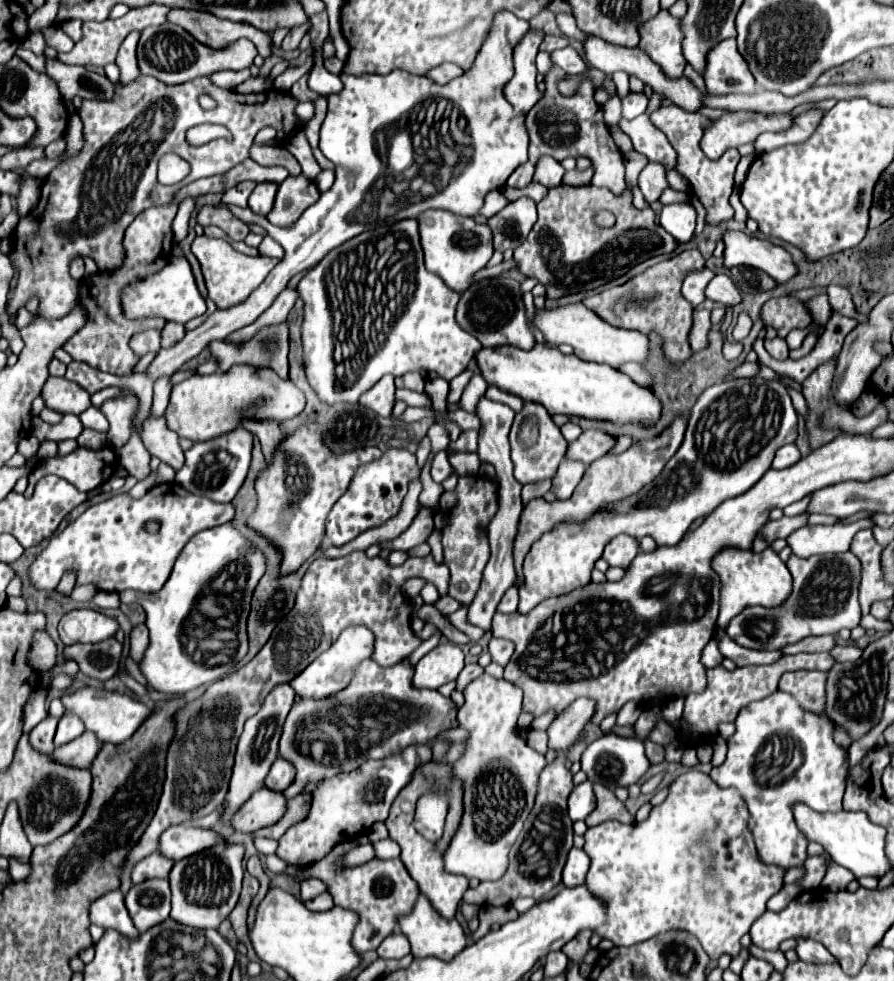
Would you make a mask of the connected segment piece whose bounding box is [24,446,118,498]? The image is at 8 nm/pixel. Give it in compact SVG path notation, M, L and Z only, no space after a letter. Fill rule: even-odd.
M104 446L100 450L76 448L72 454L64 458L48 458L40 460L38 466L30 472L28 488L24 492L26 498L34 494L34 486L46 474L56 474L70 482L78 492L90 492L104 484L116 472L118 456L112 448Z

